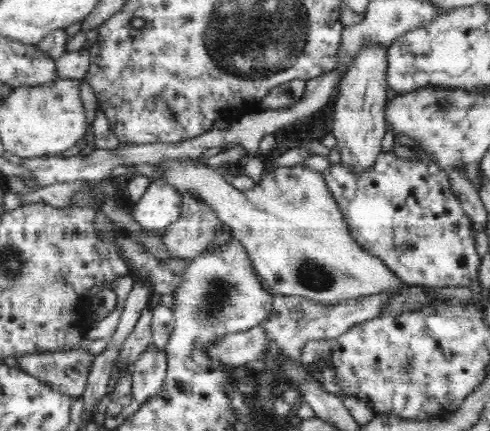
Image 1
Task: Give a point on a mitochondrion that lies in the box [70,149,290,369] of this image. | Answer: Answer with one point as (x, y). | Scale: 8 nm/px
(216, 302)

